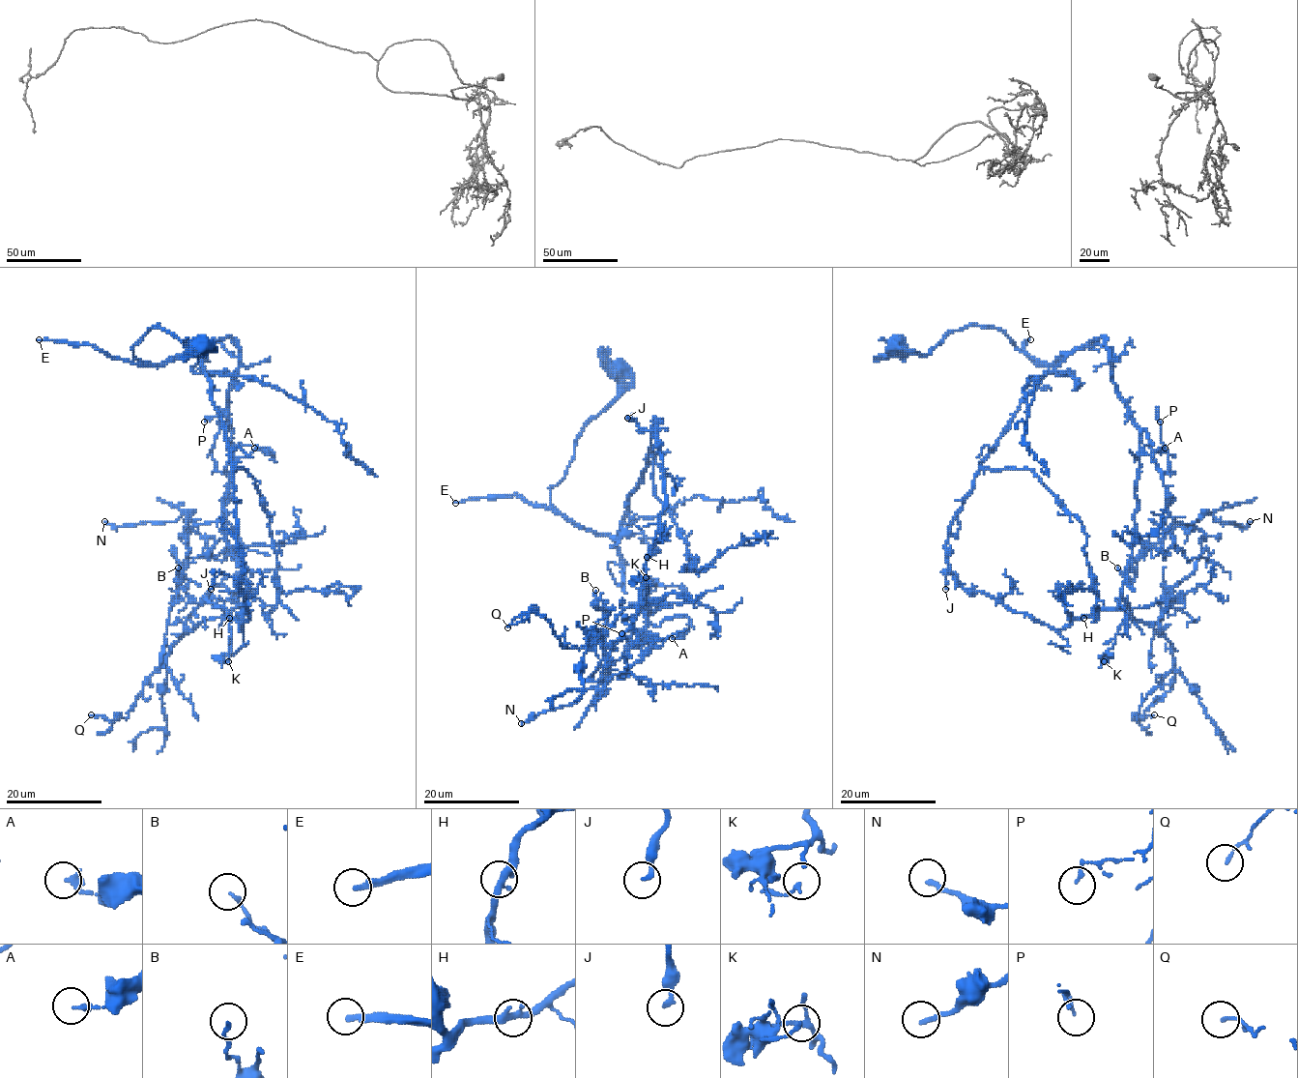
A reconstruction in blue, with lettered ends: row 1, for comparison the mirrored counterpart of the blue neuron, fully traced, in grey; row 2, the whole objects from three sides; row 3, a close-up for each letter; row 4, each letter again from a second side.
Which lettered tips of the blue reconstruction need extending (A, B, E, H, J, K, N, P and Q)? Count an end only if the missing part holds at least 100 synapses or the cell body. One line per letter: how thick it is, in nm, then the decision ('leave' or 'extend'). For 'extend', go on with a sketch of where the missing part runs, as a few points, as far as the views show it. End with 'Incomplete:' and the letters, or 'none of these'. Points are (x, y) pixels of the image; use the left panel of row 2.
A: 180 nm thick; leave
B: 120 nm thick; leave
E: 240 nm thick; extend
H: 300 nm thick; leave
J: 200 nm thick; leave
K: 150 nm thick; leave
N: 200 nm thick; leave
P: 110 nm thick; leave
Q: 110 nm thick; leave
Incomplete: E

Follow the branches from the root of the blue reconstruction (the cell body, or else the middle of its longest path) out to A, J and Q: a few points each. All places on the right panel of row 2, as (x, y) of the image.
A: (899, 349), (927, 355), (992, 326), (1052, 364), (1103, 338), (1154, 445), (1142, 451), (1165, 448)
J: (899, 349), (927, 355), (978, 325), (1043, 364), (1064, 356), (955, 516), (945, 589)
Q: (899, 349), (992, 326), (1052, 364), (1103, 338), (1139, 430), (1122, 597), (1172, 644), (1154, 714)

